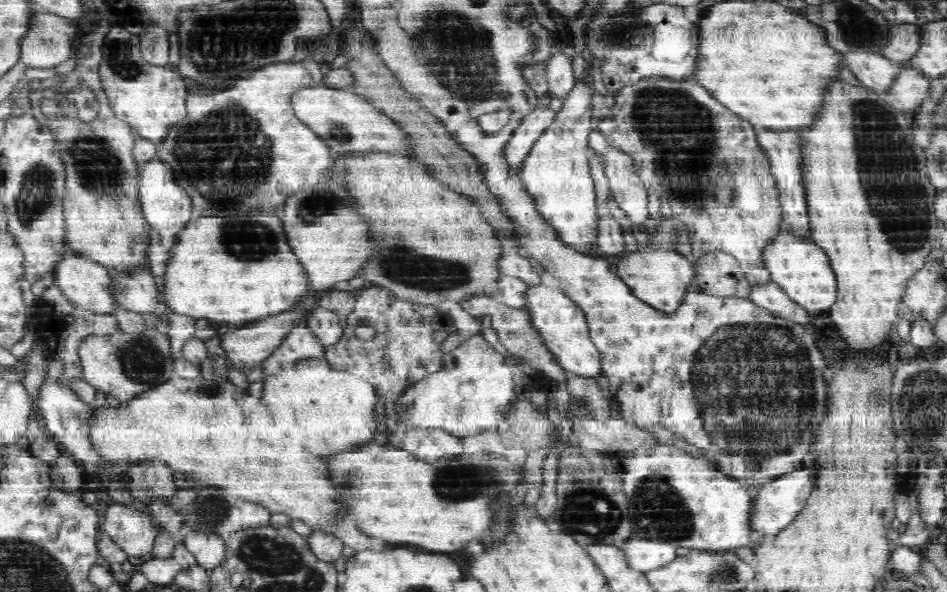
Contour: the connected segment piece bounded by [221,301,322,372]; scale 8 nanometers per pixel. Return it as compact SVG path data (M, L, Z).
M321 301L307 305L306 302L296 304L290 310L273 314L266 318L255 320L243 326L225 328L221 332L221 346L233 364L234 369L248 372L253 366L257 366L265 361L278 347L282 346L285 338L294 329L308 327L308 320L318 308L322 308Z

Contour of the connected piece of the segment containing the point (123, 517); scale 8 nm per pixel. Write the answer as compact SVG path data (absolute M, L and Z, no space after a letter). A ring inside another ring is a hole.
M114 503L105 512L105 534L114 538L129 556L141 557L154 548L154 527L150 515L133 505Z

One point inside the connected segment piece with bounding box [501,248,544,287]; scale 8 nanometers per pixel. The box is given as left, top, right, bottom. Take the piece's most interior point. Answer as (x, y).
(516, 264)

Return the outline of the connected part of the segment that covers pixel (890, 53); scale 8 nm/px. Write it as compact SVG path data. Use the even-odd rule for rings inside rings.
M903 23L897 24L891 30L891 41L884 48L883 54L890 60L907 63L914 58L920 50L922 38L922 25Z

